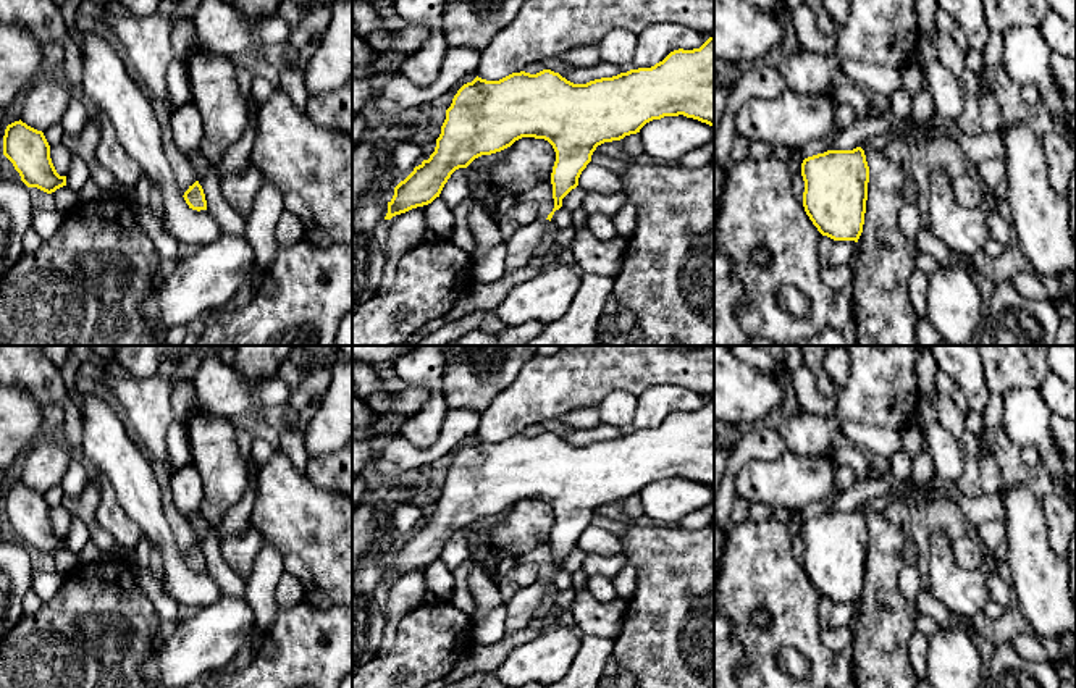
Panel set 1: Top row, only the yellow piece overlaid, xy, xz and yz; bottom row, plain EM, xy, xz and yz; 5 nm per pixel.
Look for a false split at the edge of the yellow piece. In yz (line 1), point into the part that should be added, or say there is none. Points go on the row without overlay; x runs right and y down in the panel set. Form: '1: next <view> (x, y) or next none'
1: next none

